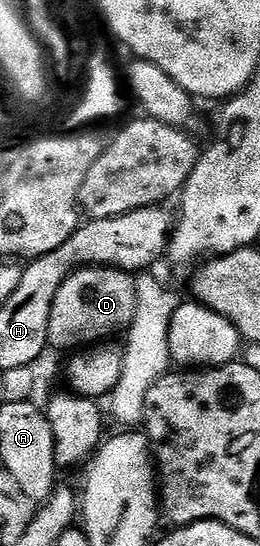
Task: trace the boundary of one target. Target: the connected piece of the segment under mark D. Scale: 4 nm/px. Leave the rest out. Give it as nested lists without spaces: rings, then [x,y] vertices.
[[[88,266],[67,276],[54,295],[50,306],[48,345],[59,350],[77,350],[107,339],[129,329],[137,310],[136,277],[119,268]]]

